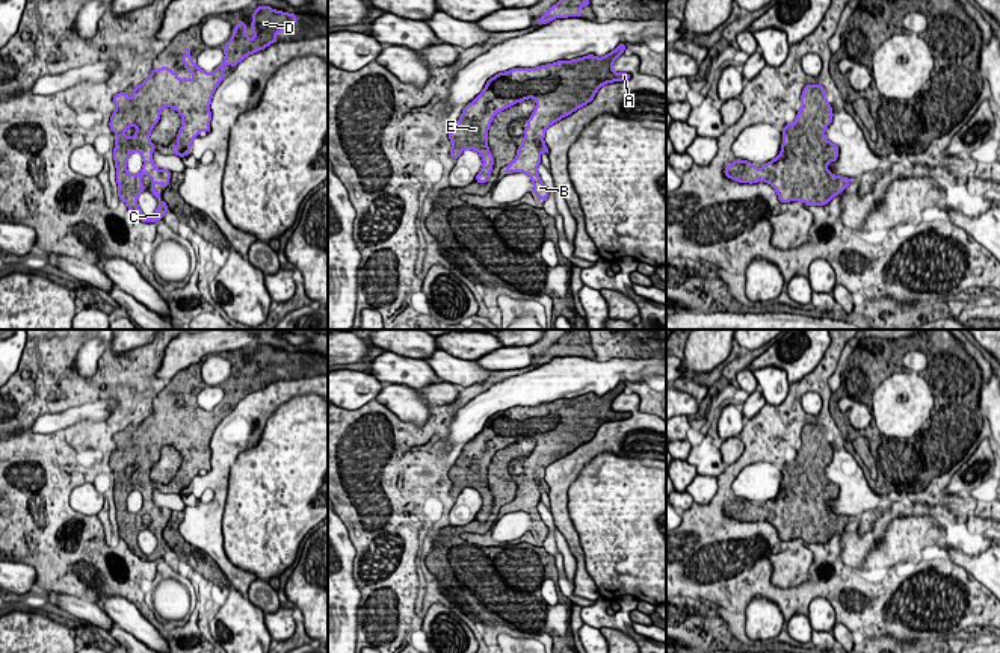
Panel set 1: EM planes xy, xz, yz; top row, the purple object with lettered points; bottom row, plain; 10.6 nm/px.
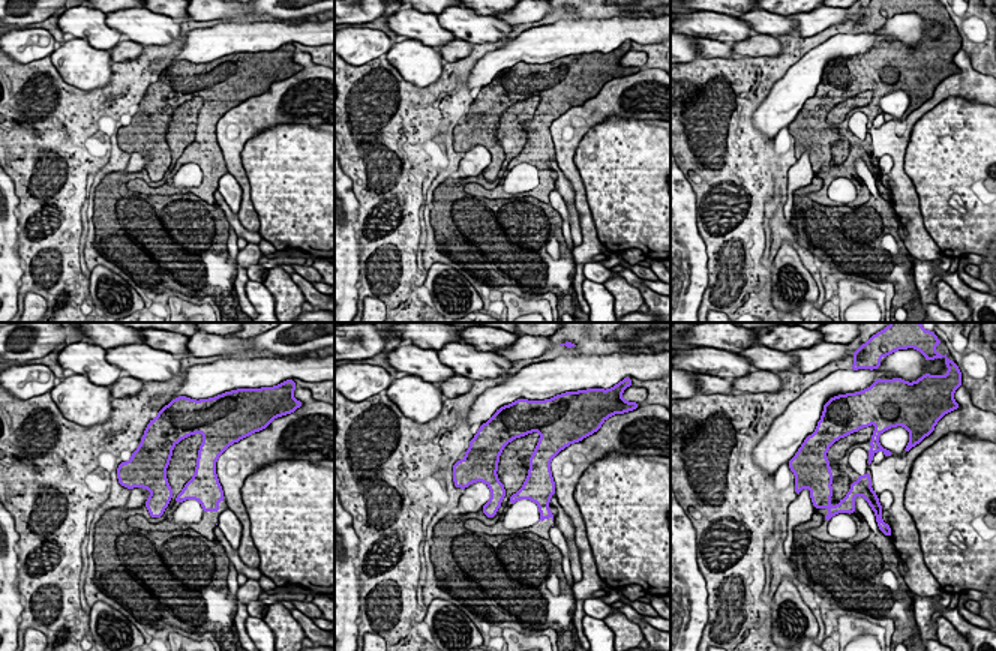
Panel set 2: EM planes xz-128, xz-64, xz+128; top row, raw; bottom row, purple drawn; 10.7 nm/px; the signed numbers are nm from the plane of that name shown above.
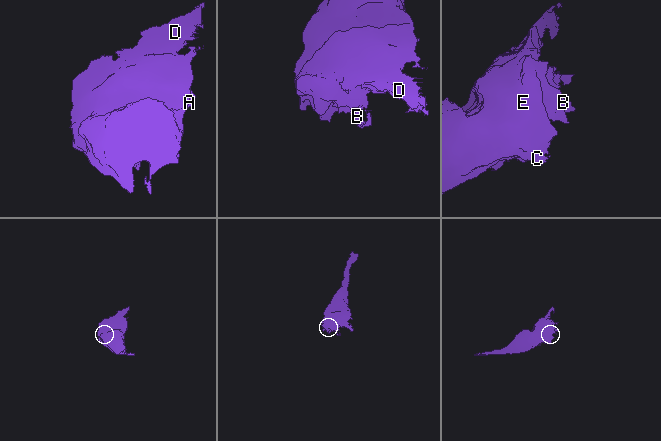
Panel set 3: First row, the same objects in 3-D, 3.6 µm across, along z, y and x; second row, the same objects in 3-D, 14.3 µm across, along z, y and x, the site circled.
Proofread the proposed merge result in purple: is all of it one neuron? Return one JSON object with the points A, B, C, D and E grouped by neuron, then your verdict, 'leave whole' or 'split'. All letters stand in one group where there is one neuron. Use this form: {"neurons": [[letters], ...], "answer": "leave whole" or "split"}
{"neurons": [["A", "B", "C", "D", "E"]], "answer": "leave whole"}

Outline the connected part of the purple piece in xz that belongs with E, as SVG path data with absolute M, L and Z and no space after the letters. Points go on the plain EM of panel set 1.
M619 382L603 396L588 393L573 399L557 399L536 407L512 407L495 413L486 420L483 429L462 447L452 466L447 475L452 481L450 496L458 497L464 488L477 490L483 503L476 520L486 521L494 503L488 485L488 467L495 452L533 437L536 446L527 458L515 499L506 503L506 512L527 512L533 521L533 534L544 541L548 528L538 512L538 503L541 493L548 493L544 481L545 469L591 441L603 423L631 416L627 411L615 411L612 407L624 388L625 382Z

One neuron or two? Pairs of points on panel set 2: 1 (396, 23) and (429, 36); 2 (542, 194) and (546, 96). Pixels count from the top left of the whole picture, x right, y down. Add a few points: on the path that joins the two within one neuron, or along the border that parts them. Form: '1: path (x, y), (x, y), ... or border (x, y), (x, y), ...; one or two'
1: path (404, 23), (416, 24), (422, 29); one
2: path (542, 170), (542, 120); one

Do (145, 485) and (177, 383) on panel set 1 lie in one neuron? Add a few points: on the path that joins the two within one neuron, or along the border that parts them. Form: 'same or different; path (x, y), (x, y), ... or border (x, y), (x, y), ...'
same; path (144, 460), (145, 442), (168, 419), (168, 408)

